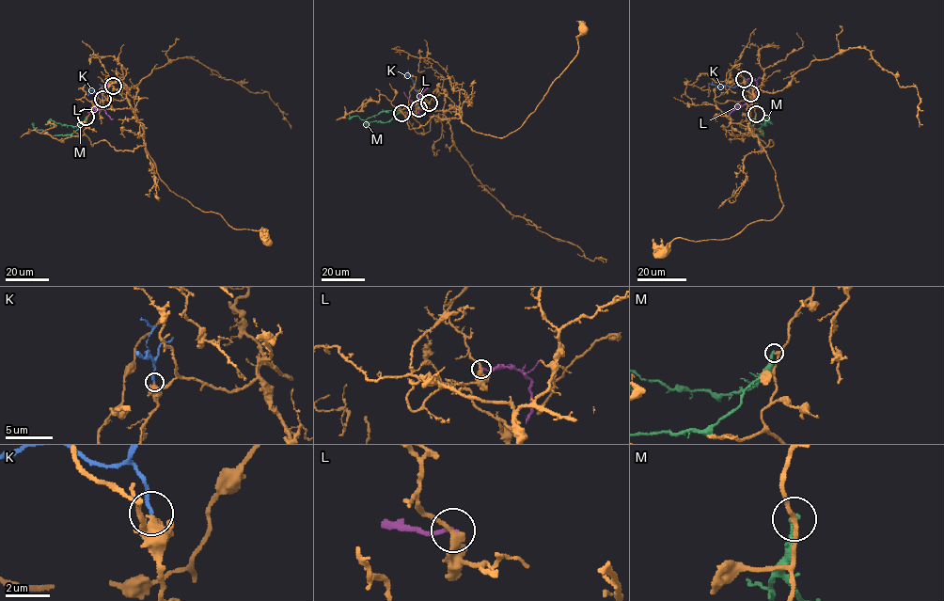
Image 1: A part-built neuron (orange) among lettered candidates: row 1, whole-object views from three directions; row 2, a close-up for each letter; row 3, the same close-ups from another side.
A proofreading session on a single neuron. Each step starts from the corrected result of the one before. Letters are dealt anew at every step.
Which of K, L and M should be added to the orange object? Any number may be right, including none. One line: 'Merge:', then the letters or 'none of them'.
Merge: K

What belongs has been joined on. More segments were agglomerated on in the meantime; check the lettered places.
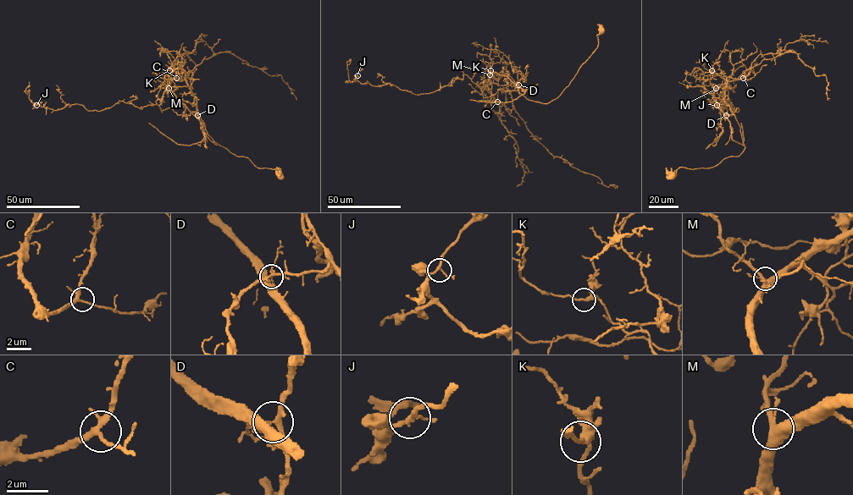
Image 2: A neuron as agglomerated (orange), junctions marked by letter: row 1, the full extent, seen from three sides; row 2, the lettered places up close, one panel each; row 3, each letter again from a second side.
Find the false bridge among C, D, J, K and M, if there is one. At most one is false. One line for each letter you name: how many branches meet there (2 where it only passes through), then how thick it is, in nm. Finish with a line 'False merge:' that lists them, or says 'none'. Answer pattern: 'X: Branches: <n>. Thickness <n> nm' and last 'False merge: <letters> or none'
D: Branches: 4. Thickness 190 nm
False merge: D

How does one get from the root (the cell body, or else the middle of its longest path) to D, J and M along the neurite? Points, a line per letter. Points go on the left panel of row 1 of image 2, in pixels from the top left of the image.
D: (279, 177), (277, 167), (257, 167), (248, 157), (237, 156), (219, 145), (207, 134), (197, 115)
J: (279, 177), (277, 167), (257, 167), (218, 144), (196, 111), (123, 101), (99, 111), (36, 105)
M: (279, 177), (277, 167), (257, 167), (248, 157), (218, 144), (199, 116), (168, 88)

